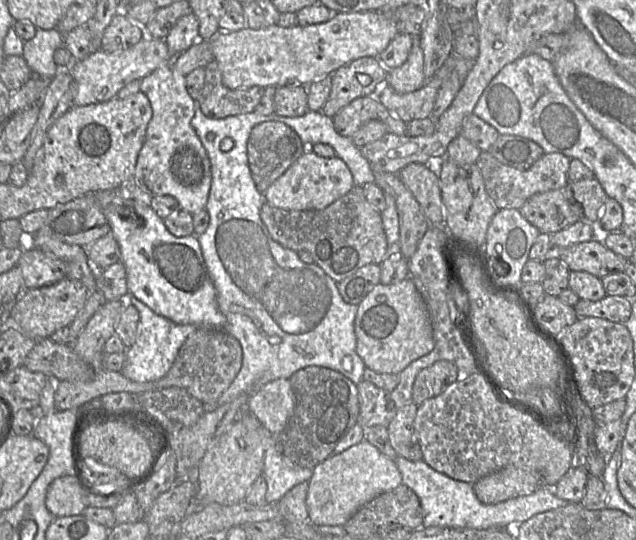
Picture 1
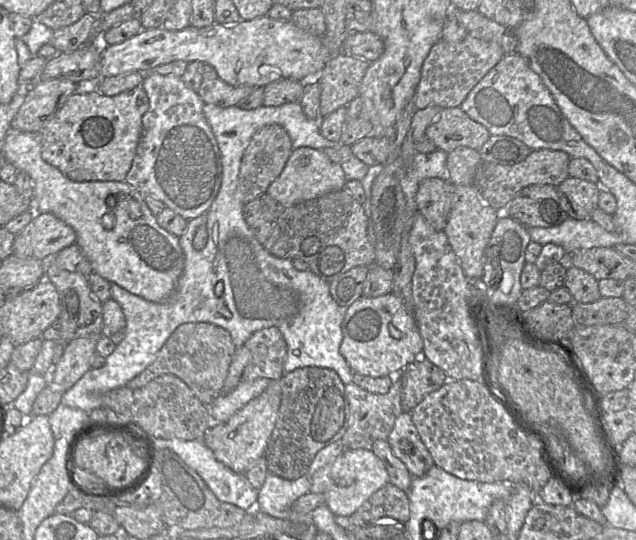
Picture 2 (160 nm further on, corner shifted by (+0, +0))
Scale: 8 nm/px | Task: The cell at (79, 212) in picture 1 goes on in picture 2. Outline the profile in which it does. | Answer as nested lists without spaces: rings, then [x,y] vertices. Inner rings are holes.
[[[35,213],[13,243],[13,255],[50,261],[61,250],[76,243],[74,230],[50,213]]]

